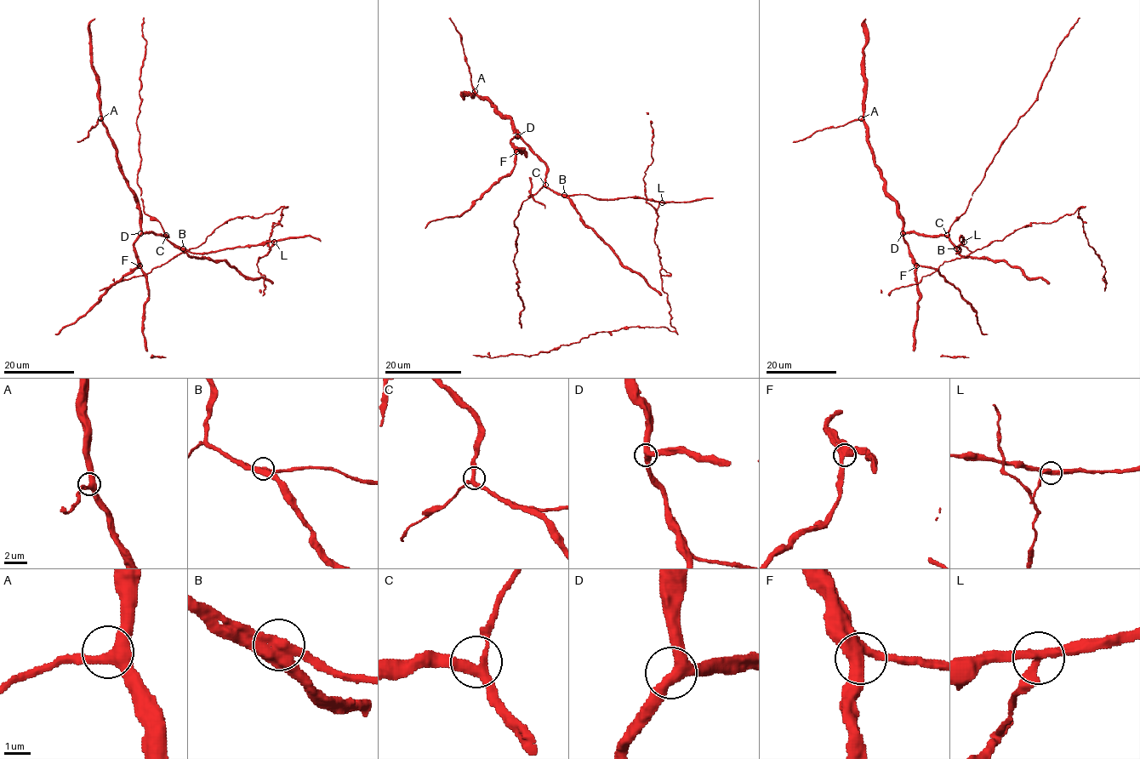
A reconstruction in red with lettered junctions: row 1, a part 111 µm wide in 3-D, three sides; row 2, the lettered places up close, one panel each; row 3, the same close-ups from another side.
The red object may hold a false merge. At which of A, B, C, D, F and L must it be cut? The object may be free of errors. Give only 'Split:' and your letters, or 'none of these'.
Split: L

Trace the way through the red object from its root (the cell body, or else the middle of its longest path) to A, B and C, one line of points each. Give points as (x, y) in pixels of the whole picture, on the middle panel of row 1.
A: (641, 198), (601, 199), (553, 192), (545, 185), (546, 163), (518, 136), (511, 121), (475, 91)
B: (641, 198), (601, 199), (584, 194), (564, 194)
C: (641, 198), (601, 199), (584, 194), (560, 195), (545, 185)

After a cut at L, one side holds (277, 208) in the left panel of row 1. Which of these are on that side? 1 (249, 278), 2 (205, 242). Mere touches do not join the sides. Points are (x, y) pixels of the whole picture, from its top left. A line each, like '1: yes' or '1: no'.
1: no
2: yes

